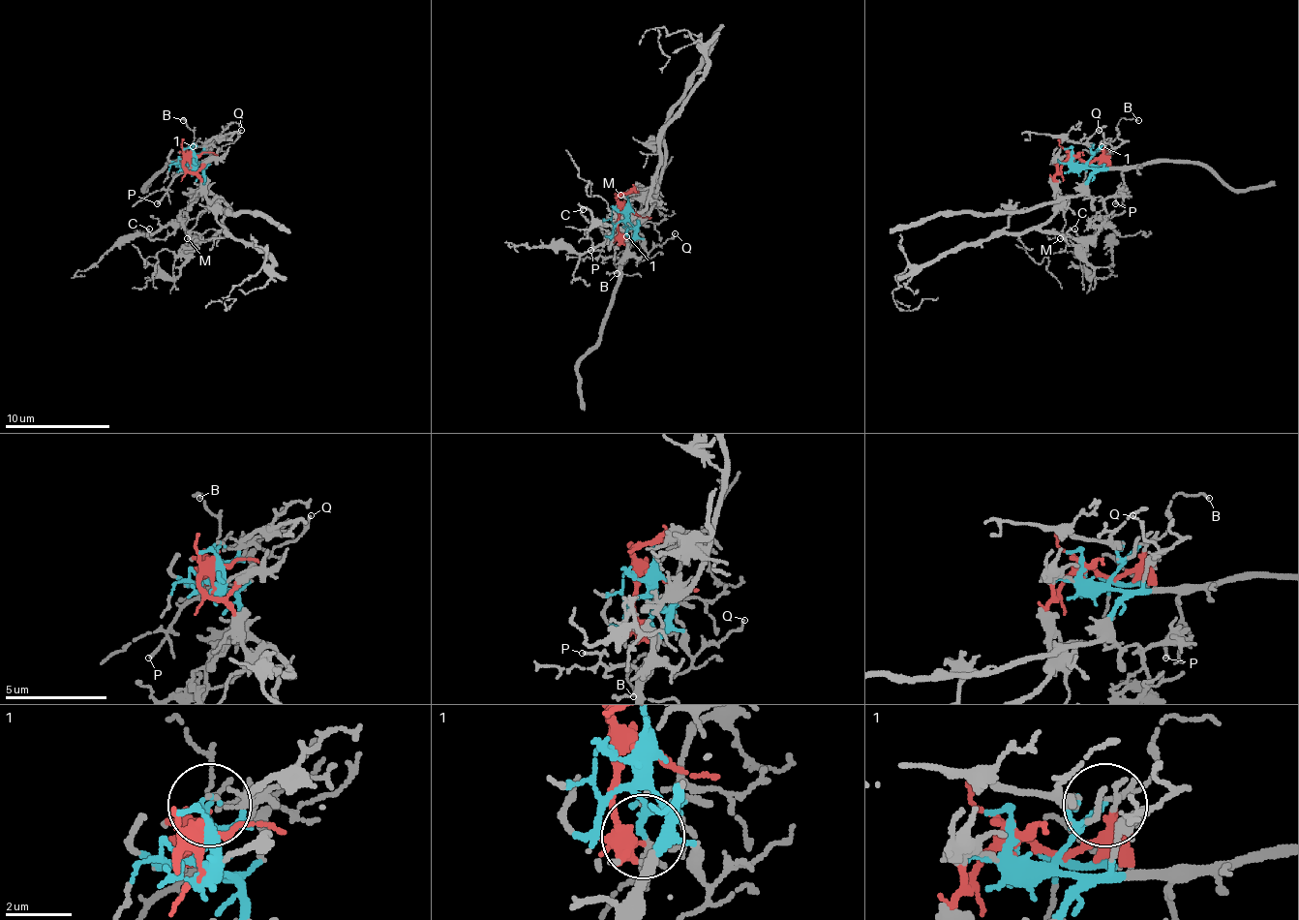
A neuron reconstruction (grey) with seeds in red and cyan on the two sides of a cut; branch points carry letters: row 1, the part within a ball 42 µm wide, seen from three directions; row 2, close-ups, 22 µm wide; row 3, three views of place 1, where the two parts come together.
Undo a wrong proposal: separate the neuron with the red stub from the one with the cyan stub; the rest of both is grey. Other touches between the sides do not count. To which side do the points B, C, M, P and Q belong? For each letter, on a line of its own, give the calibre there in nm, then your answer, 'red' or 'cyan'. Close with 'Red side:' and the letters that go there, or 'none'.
B: 100 nm thick; cyan
C: 120 nm thick; red
M: 110 nm thick; red
P: 120 nm thick; cyan
Q: 140 nm thick; cyan
Red side: C, M

